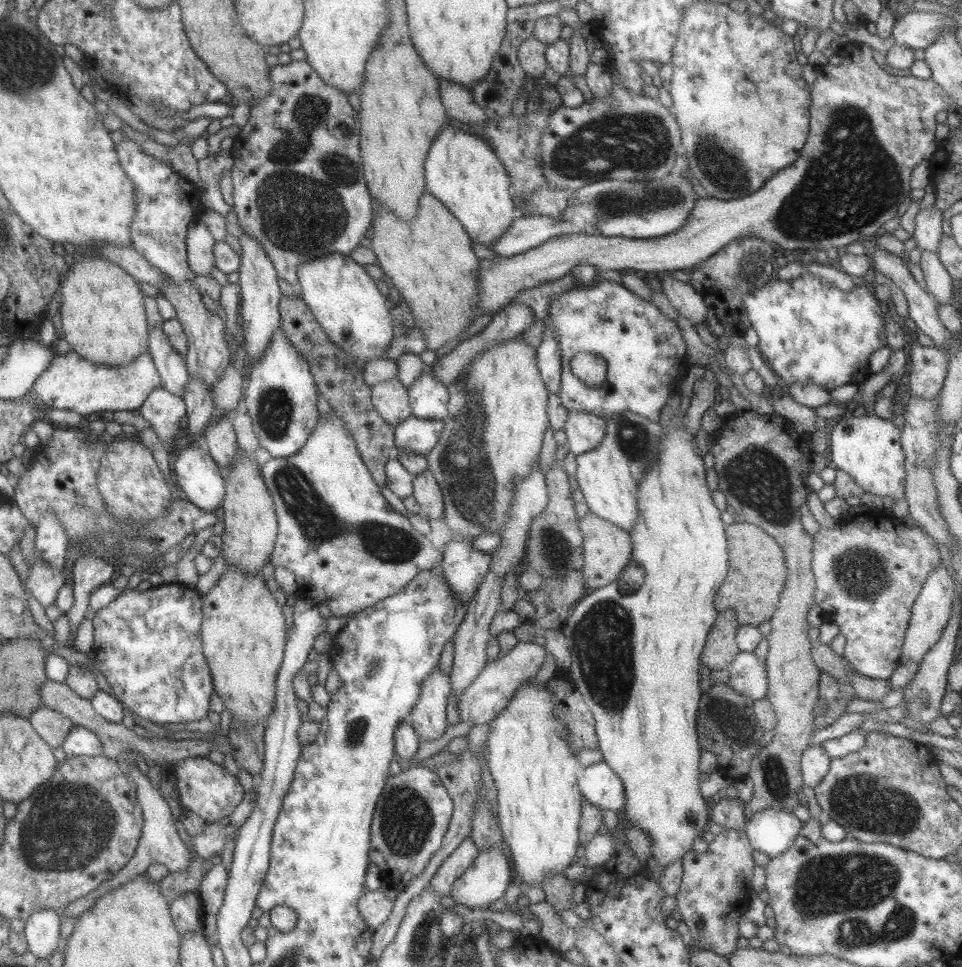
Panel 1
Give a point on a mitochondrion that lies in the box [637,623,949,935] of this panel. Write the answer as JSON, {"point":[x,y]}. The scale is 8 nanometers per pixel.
{"point":[869,805]}

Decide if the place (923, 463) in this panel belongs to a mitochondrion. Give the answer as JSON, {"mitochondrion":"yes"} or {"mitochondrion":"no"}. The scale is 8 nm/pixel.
{"mitochondrion":"yes"}

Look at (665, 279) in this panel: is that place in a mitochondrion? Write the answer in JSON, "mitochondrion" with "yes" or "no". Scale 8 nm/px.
{"mitochondrion":"no"}

